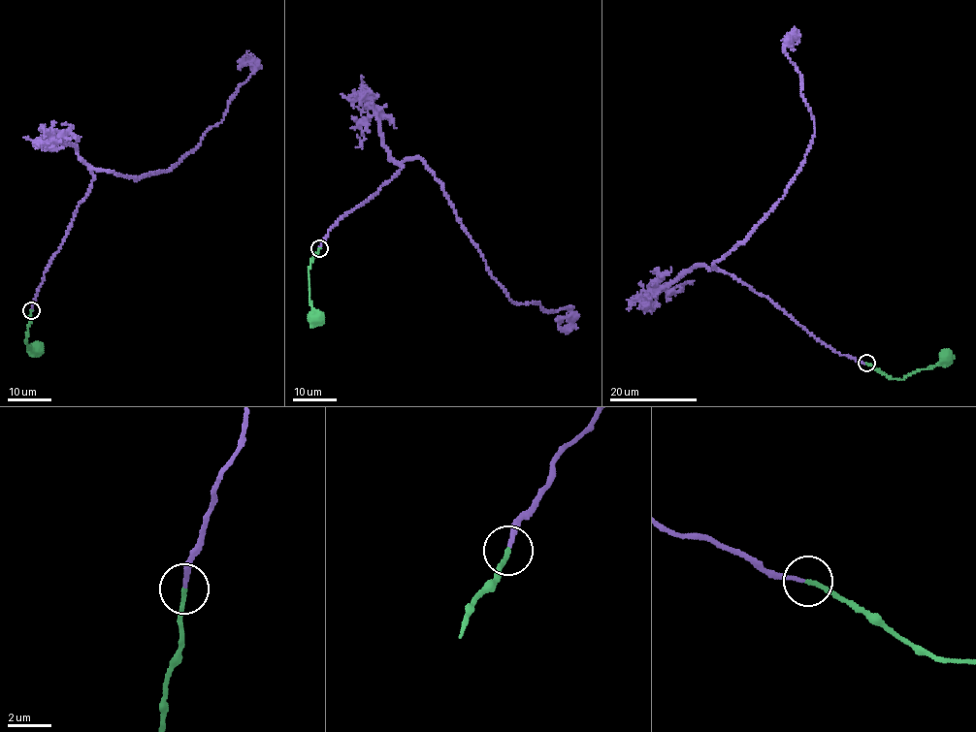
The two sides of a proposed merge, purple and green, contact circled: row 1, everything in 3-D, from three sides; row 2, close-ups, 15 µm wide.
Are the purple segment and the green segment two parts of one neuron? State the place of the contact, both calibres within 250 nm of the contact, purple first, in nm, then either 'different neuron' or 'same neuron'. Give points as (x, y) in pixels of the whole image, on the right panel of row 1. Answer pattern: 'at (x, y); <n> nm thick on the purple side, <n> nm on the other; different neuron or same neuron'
at (866, 363); 160 nm thick on the purple side, 200 nm on the other; same neuron

